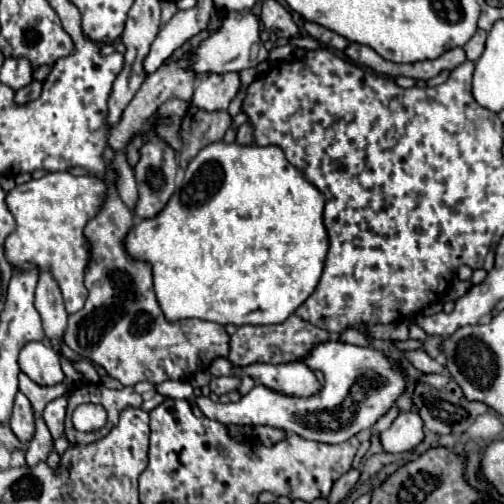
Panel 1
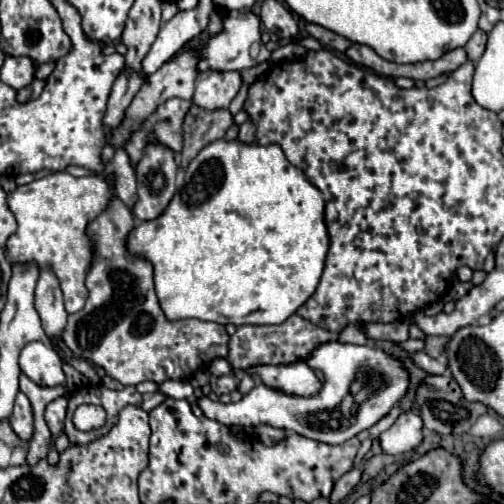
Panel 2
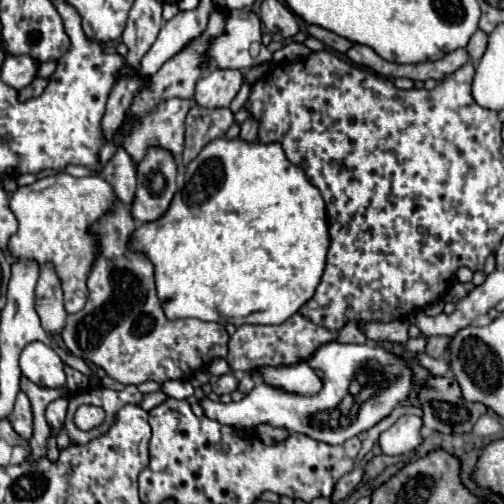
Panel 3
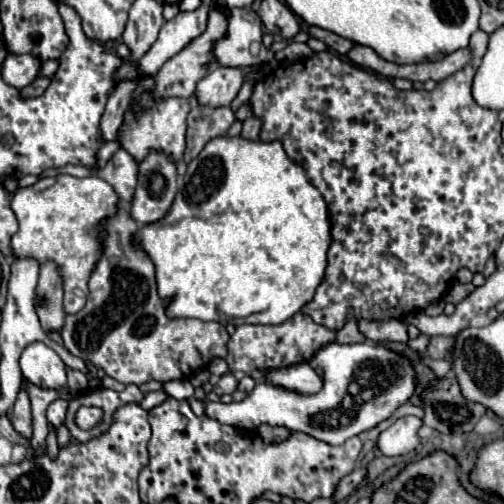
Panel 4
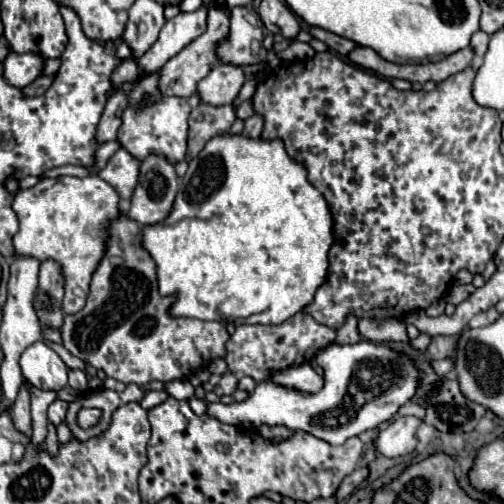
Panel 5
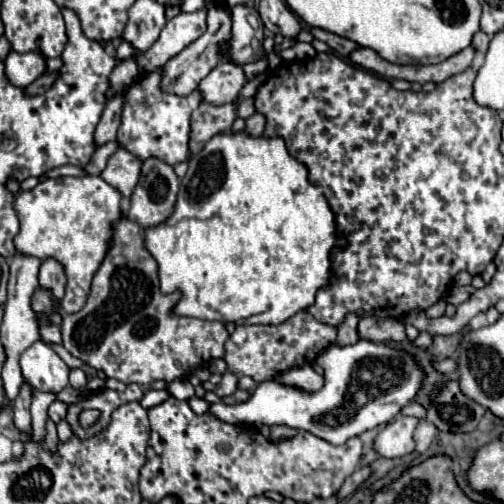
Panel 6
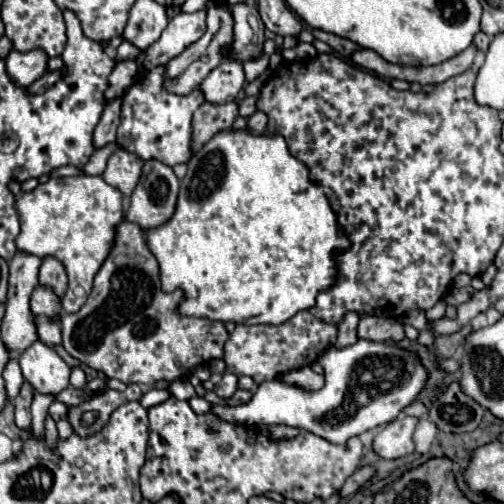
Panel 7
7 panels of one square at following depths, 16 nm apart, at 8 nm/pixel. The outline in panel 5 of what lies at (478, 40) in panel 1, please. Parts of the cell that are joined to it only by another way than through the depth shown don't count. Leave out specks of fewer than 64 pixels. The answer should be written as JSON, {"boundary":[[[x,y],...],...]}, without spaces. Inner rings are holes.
{"boundary":[[[478,30],[478,32],[472,36],[472,42],[470,42],[470,46],[474,48],[476,56],[482,56],[482,54],[488,50],[488,42],[490,42],[490,36],[488,36],[486,32]]]}

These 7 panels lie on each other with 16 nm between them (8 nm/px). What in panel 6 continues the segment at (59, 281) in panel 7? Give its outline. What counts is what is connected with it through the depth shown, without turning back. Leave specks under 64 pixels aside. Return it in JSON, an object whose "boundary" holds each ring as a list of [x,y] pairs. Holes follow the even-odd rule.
{"boundary":[[[46,258],[40,266],[40,286],[50,290],[56,300],[62,300],[64,290],[66,290],[66,274],[64,274],[64,266],[54,260],[54,258]]]}

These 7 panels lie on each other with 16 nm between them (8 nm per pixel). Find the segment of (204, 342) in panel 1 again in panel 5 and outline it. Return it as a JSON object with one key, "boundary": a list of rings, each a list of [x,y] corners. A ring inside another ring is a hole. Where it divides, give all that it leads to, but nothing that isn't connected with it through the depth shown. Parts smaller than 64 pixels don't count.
{"boundary":[[[124,212],[120,218],[110,224],[110,240],[106,254],[96,268],[90,294],[86,306],[76,314],[64,314],[64,324],[60,328],[64,348],[84,360],[86,364],[94,366],[96,370],[104,370],[106,376],[116,378],[124,384],[150,384],[154,380],[170,382],[176,378],[188,378],[194,370],[208,366],[214,358],[224,358],[226,350],[224,344],[228,340],[228,332],[222,322],[206,322],[196,318],[176,318],[170,314],[172,304],[176,302],[176,294],[162,296],[158,292],[158,278],[156,278],[156,262],[142,246],[142,226],[130,220]]]}

